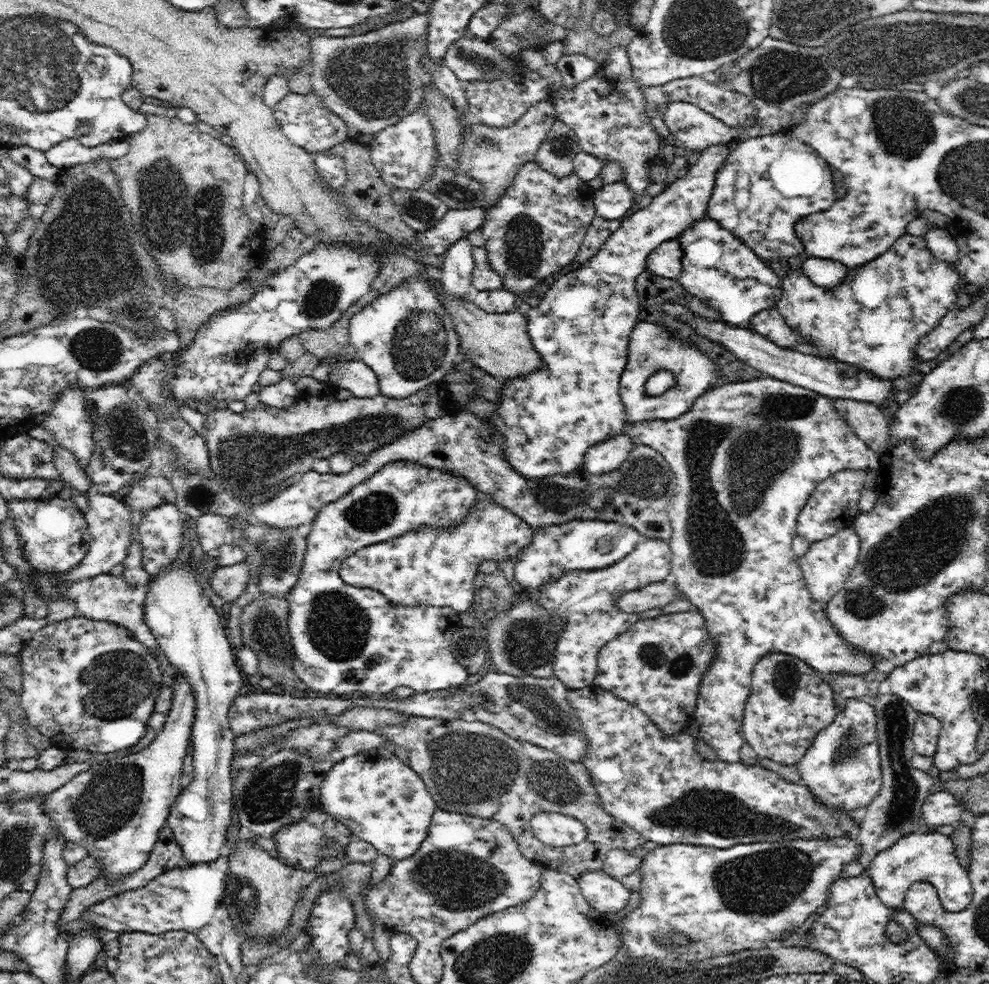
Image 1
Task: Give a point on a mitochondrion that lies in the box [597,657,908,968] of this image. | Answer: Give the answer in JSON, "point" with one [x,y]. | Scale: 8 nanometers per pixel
{"point":[760,884]}

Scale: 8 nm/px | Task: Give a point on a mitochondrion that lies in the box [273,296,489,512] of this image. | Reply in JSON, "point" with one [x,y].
{"point":[418,346]}

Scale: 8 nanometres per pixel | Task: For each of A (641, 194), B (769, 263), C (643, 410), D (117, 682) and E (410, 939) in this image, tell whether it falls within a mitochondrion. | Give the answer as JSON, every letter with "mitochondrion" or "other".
{"A":"other","B":"other","C":"other","D":"mitochondrion","E":"other"}

